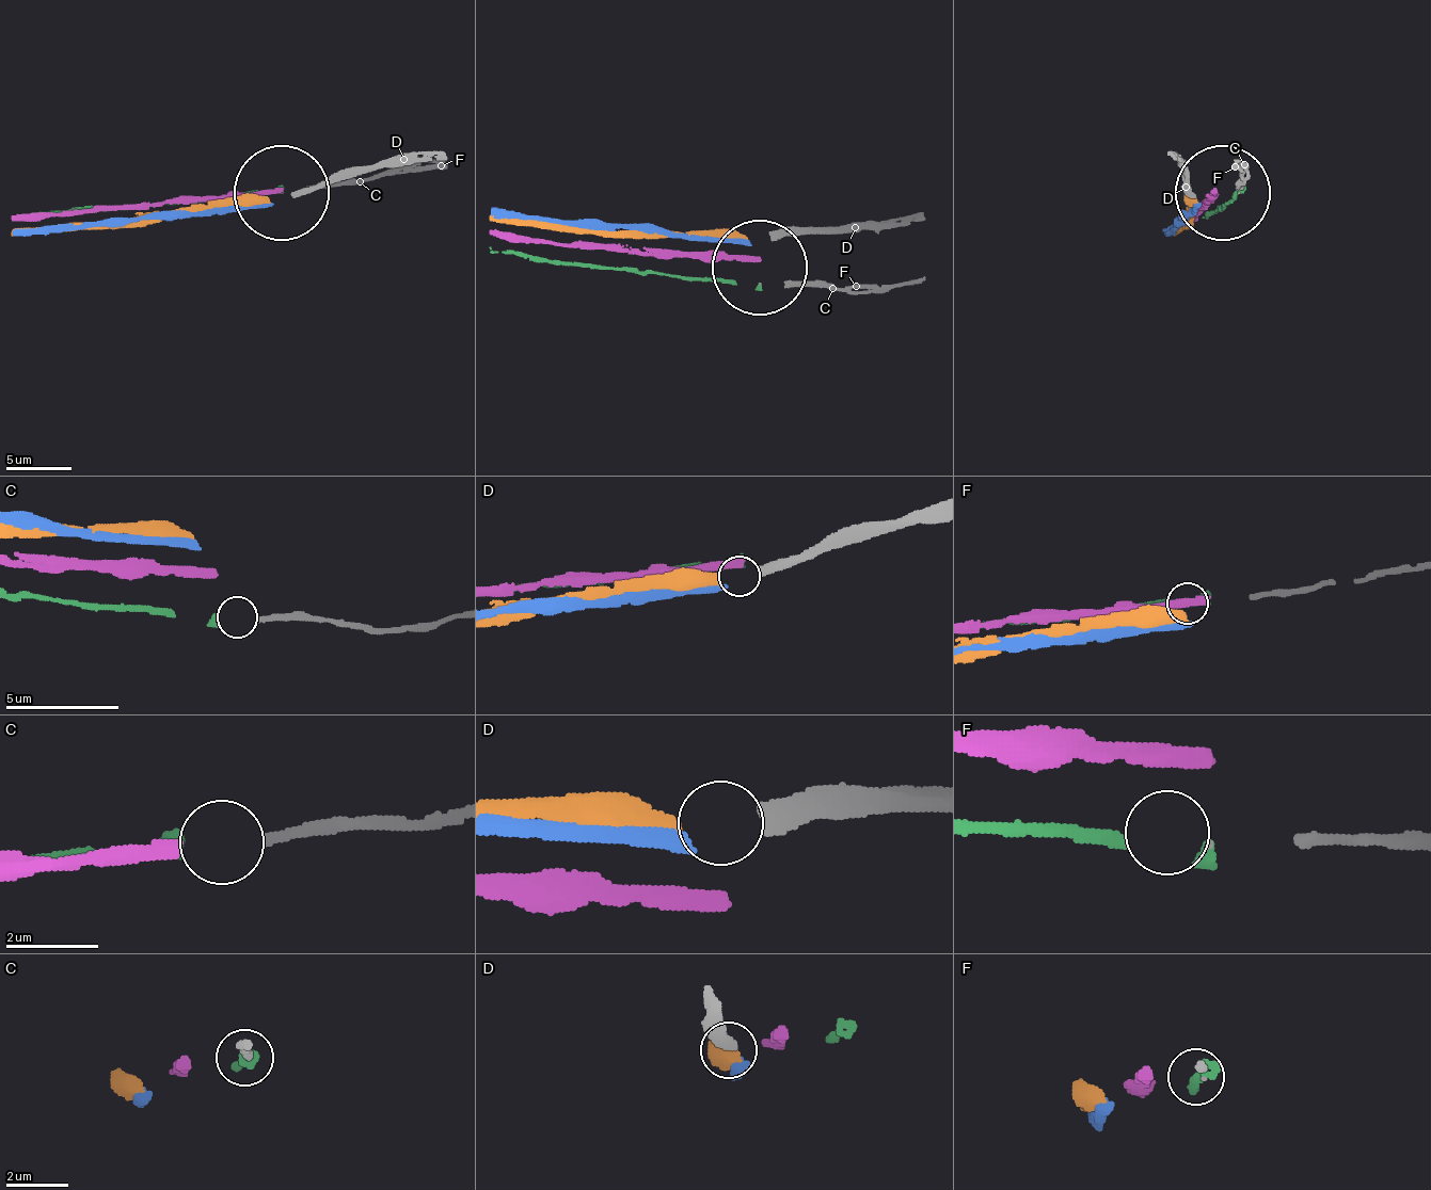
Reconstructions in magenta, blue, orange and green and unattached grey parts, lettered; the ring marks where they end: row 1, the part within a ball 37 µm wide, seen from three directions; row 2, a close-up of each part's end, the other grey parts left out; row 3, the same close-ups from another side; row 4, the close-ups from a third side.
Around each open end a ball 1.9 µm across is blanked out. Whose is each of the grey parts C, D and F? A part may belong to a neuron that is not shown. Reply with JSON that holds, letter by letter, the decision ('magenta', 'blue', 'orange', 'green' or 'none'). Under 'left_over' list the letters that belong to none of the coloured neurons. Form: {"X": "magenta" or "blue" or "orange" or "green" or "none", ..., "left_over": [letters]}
{"C": "green", "D": "orange", "F": "none", "left_over": ["F"]}

